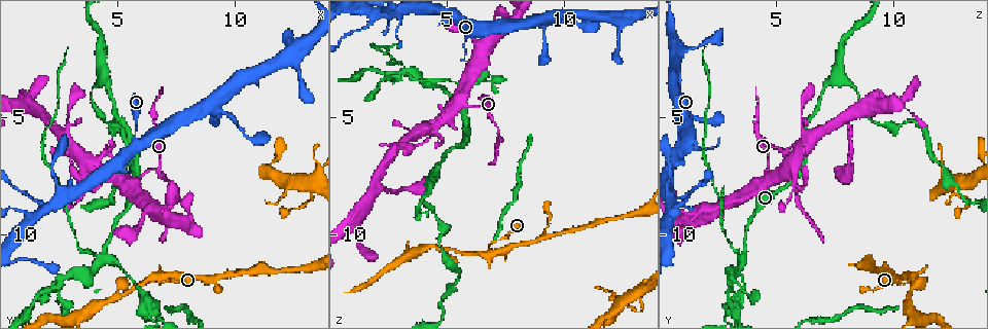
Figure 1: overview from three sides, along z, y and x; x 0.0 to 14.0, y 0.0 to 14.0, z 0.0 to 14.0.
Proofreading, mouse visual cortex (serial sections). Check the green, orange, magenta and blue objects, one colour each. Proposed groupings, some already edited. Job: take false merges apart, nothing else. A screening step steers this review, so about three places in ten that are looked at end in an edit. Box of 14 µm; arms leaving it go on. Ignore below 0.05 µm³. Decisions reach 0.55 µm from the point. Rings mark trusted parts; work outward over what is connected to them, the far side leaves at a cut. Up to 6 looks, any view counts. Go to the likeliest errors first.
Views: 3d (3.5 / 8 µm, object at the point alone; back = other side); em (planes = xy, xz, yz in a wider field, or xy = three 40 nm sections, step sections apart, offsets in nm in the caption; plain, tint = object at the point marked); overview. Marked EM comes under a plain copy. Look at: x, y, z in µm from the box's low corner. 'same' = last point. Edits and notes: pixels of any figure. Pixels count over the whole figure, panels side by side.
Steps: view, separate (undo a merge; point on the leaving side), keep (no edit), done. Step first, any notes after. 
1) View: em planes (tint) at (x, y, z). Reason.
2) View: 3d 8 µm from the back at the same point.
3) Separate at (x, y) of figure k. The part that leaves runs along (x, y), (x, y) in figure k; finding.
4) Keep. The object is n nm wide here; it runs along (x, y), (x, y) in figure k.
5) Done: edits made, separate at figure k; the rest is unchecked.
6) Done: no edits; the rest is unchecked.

View: 3d 3.5 µm from the back at (6.8, 11.9, 10.8). Branch point.

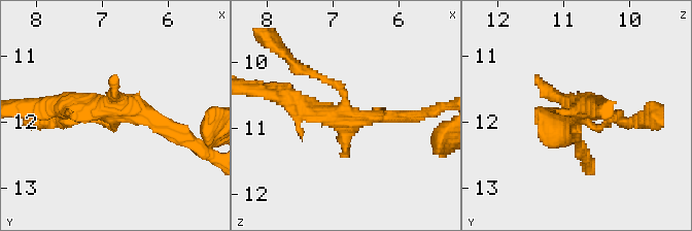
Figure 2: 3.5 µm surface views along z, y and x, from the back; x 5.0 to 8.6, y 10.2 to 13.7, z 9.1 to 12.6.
Keep. All the same cell.

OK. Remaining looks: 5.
View: 3d 3.5 µm at (4.4, 11.0, 3.6). Looks like a crossing.

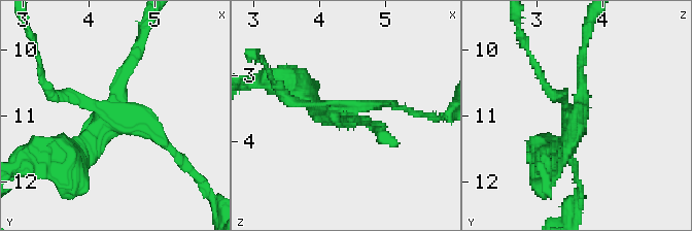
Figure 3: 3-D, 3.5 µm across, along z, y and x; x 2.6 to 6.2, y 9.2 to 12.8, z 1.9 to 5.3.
View: em xy step 3 (tint) at (4.35, 11.05, 3.60). 4 arms meet here; the arms are 150, 150, 150, 250 nm wide; now the EM.

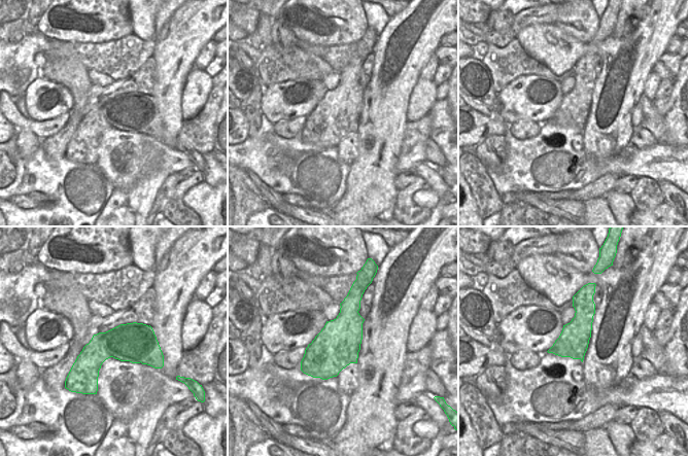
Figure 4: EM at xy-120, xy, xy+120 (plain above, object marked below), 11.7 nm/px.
Separate at (61, 95) of figure 3. The part that leaves runs along (136, 123), (149, 126), (209, 192) in figure 3; two cells meet here.

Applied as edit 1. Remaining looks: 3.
View: 3d 3.5 µm at (6.8, 7.3, 4.7). Abrupt turn.

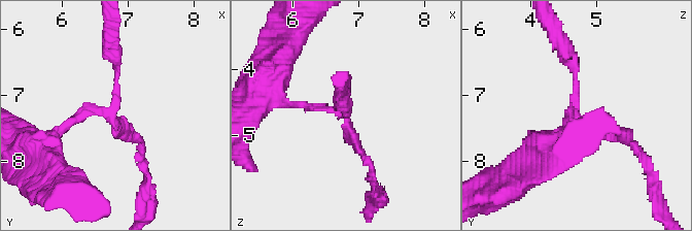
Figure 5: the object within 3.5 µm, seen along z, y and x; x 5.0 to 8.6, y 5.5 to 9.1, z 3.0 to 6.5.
View: em xy step 1 (tint) at (6.80, 7.40, 4.70). 3 arms meet here; the arms are 100, 150, 150 nm wide; need the tissue.

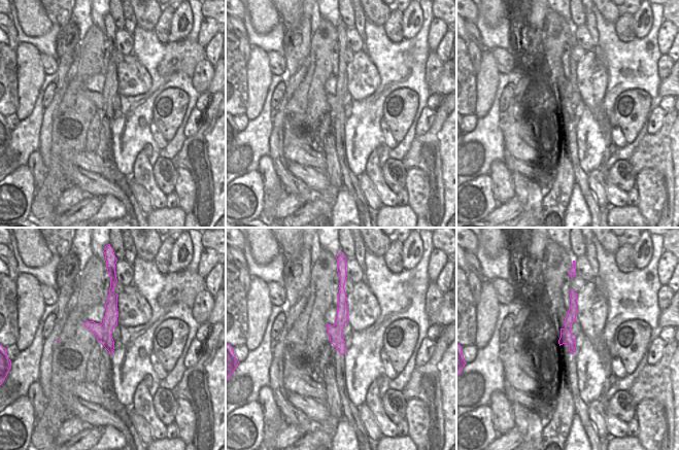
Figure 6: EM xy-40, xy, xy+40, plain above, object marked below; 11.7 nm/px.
View: em planes (tint) at the same point.

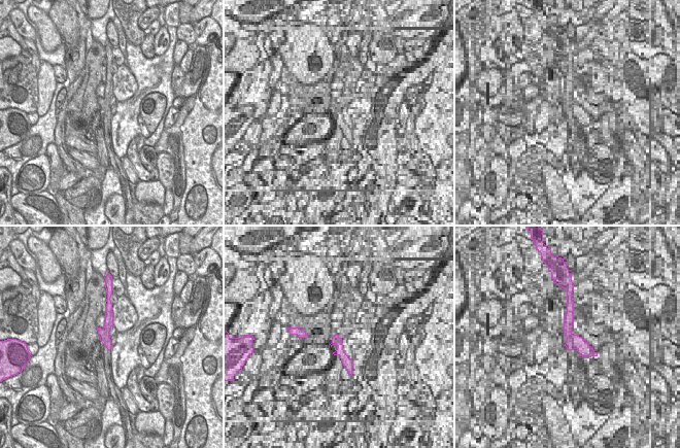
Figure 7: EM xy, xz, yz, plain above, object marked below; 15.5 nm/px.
Keep. It runs along (565, 53), (577, 66), (579, 123), (631, 141) in figure 5; one cell here.

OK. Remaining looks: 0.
Done: edits made, separate at figure 3; the rest is unchecked.

